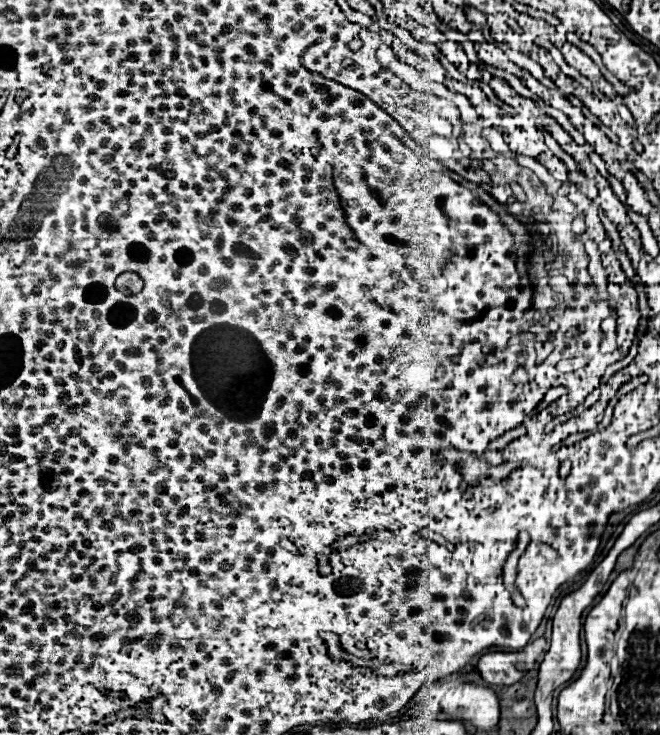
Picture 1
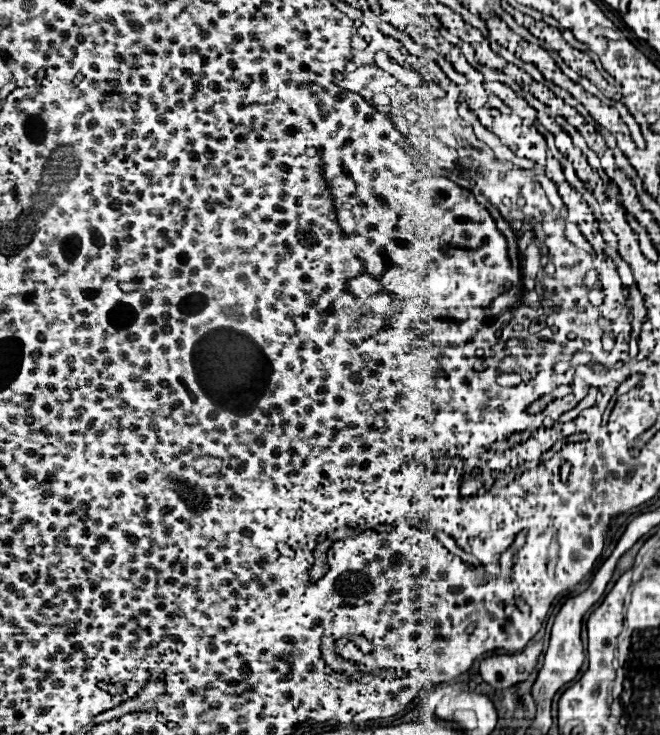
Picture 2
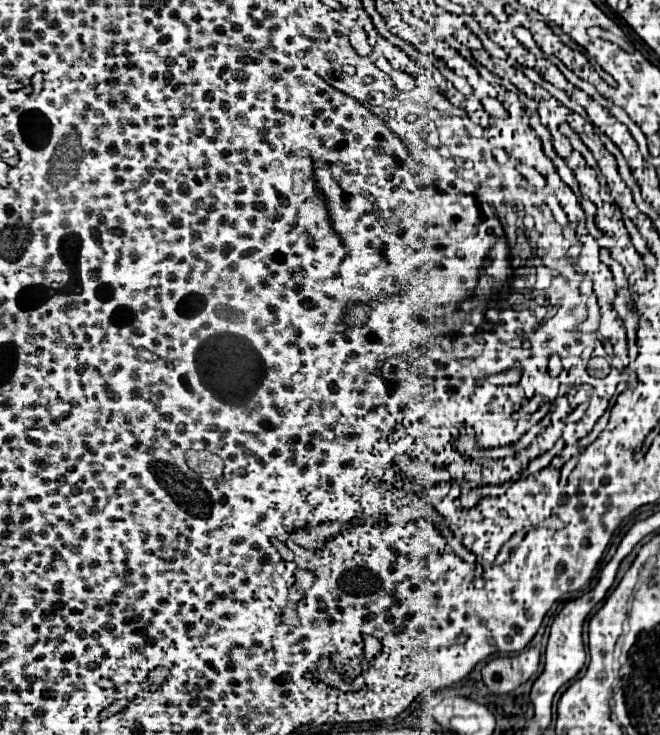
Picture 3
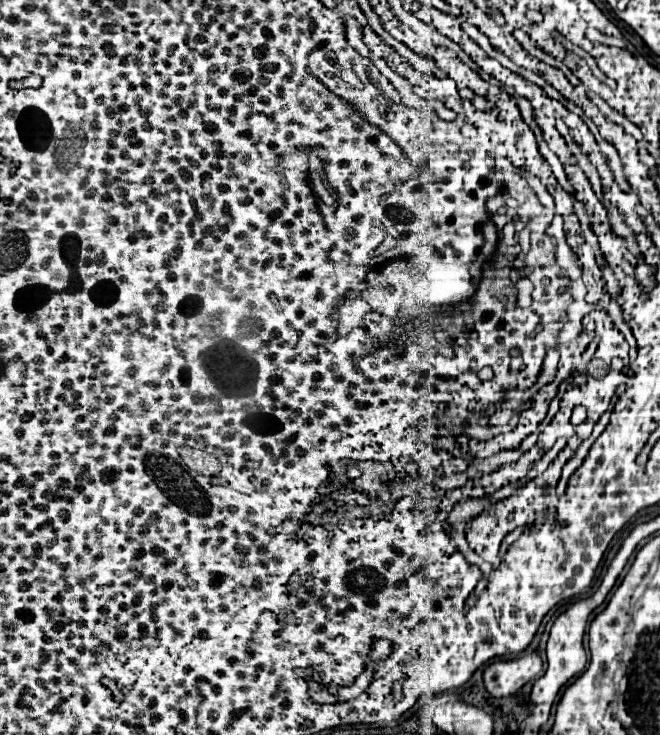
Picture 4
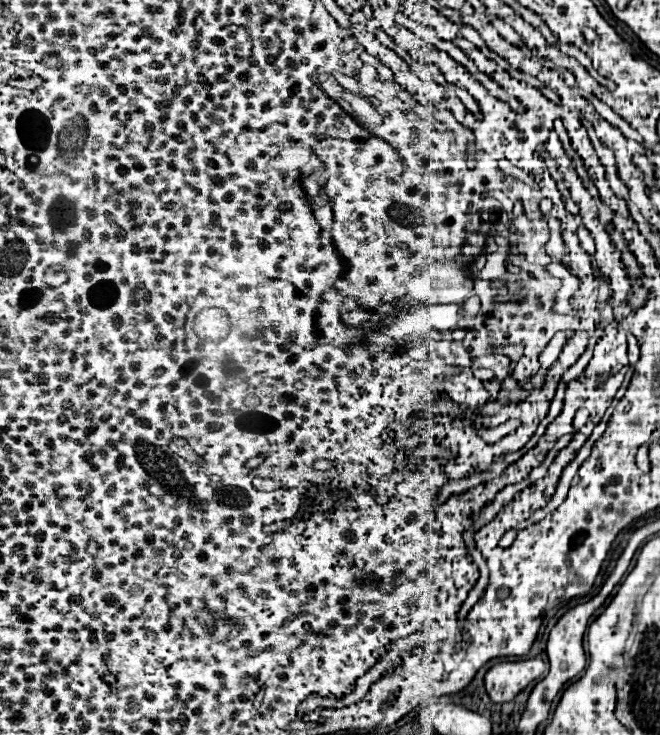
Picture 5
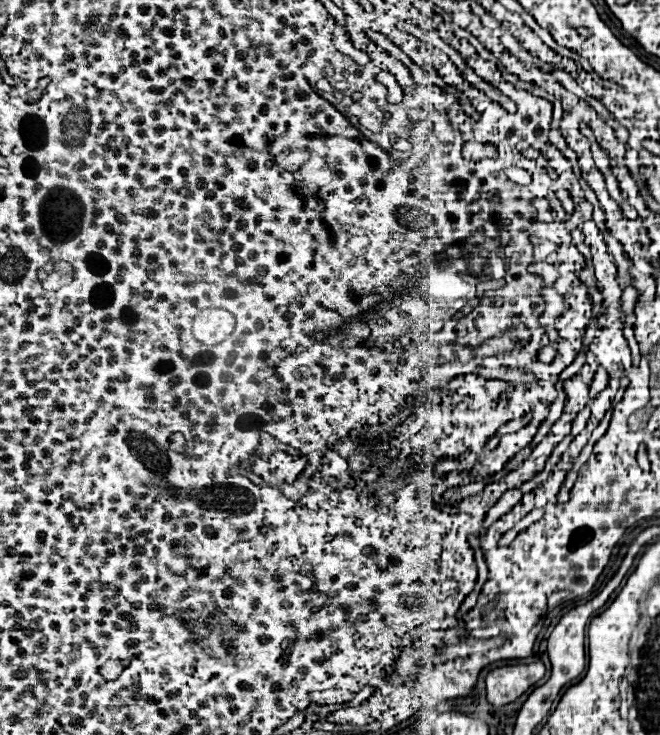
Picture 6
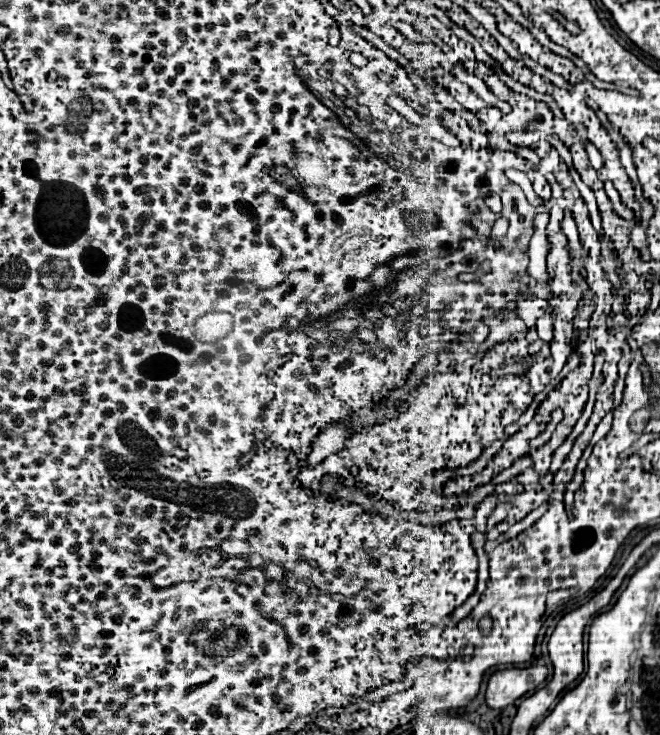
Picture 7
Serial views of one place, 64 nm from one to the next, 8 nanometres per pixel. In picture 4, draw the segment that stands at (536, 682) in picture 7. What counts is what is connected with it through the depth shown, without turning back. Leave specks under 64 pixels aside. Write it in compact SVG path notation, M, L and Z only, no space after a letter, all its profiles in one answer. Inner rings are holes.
M538 654L508 662L496 662L484 670L484 686L492 698L508 698L524 684L534 680L540 672L542 660Z

